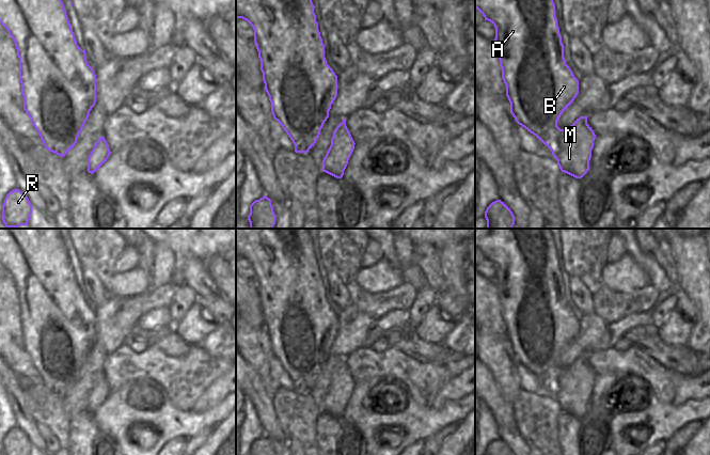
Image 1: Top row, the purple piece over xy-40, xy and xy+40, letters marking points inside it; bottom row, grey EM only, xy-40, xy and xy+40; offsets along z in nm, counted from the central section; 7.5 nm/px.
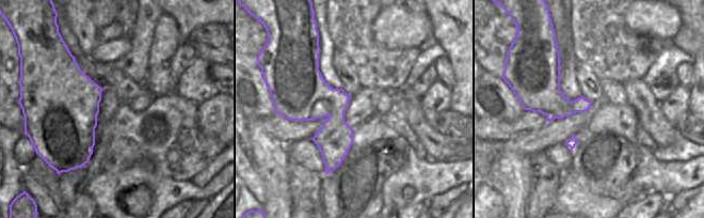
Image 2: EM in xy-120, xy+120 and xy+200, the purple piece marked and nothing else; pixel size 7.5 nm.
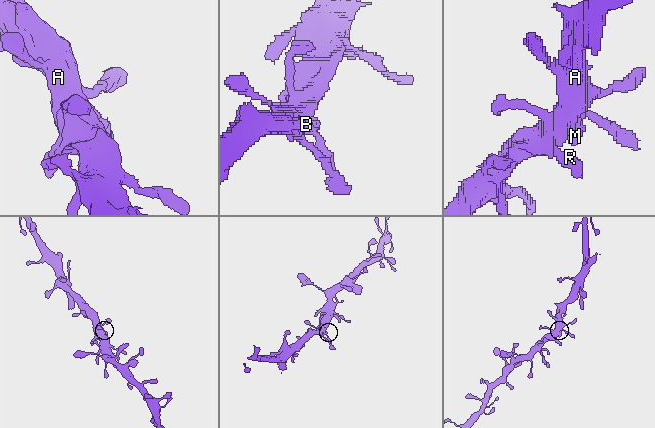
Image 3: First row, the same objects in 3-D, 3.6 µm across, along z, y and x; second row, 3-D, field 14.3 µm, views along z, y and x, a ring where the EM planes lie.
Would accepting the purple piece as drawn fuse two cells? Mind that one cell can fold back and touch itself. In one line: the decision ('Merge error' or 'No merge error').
No merge error

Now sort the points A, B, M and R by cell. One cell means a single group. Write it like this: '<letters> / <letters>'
A B M R

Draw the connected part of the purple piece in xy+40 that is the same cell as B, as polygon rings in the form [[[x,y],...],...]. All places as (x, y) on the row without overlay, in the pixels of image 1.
[[[475,229],[475,248],[495,267],[493,282],[498,288],[502,318],[515,360],[551,389],[562,411],[582,418],[589,409],[596,374],[587,363],[587,356],[580,356],[567,368],[557,365],[562,352],[579,333],[579,319],[564,297],[555,244],[549,229]]]

